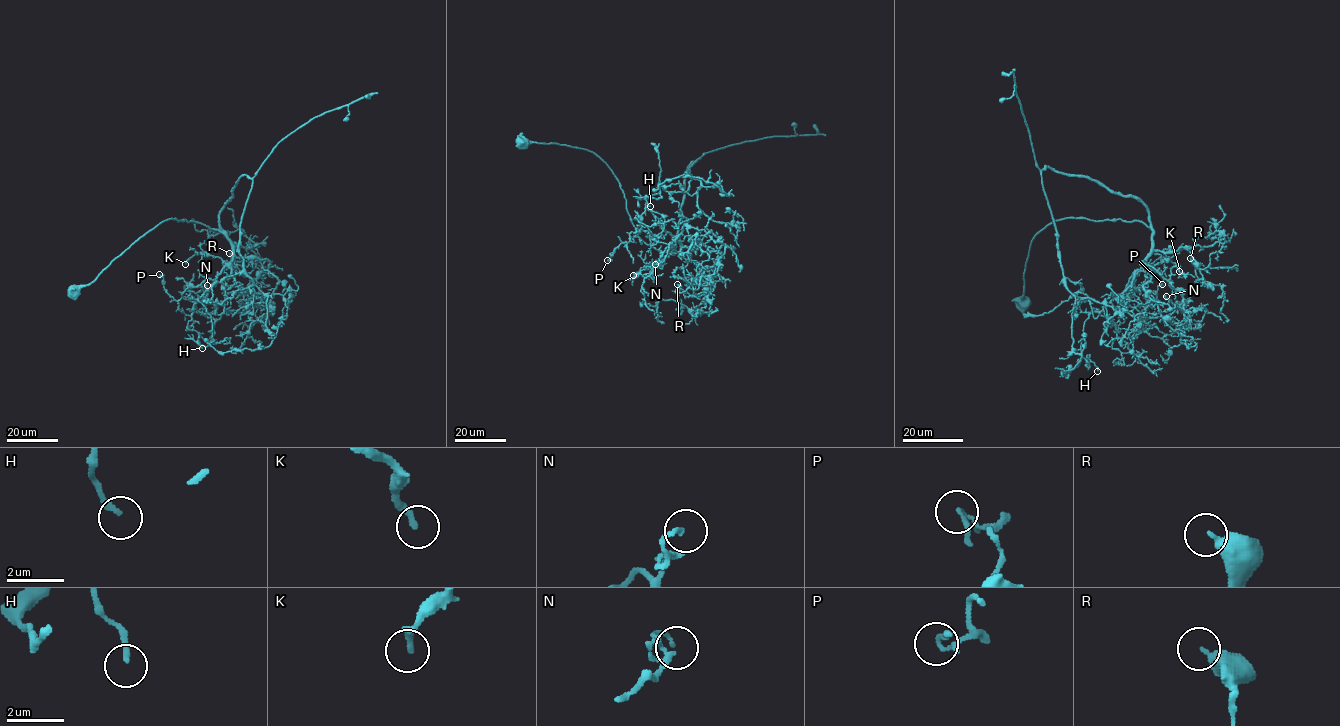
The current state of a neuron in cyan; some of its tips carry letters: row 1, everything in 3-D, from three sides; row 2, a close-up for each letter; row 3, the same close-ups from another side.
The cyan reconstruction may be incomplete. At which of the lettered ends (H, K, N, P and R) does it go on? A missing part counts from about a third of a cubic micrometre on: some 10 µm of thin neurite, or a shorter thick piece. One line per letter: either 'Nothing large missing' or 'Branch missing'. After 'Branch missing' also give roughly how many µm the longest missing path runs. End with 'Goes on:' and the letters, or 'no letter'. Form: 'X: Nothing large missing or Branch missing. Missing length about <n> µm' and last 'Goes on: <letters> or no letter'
H: Nothing large missing
K: Branch missing. Missing length about 30 µm
N: Nothing large missing
P: Nothing large missing
R: Nothing large missing
Goes on: K

